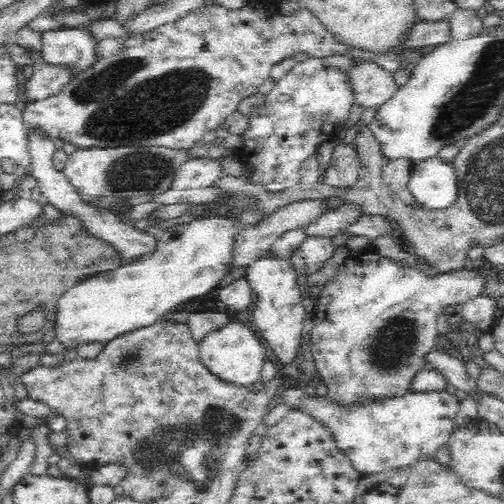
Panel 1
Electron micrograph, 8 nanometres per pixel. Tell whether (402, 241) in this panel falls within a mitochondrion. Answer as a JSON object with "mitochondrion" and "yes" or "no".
{"mitochondrion":"no"}

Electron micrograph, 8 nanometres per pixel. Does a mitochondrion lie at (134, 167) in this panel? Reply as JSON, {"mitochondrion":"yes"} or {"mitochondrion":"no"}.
{"mitochondrion":"yes"}

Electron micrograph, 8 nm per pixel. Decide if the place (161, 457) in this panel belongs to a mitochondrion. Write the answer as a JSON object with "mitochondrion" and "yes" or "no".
{"mitochondrion":"yes"}

